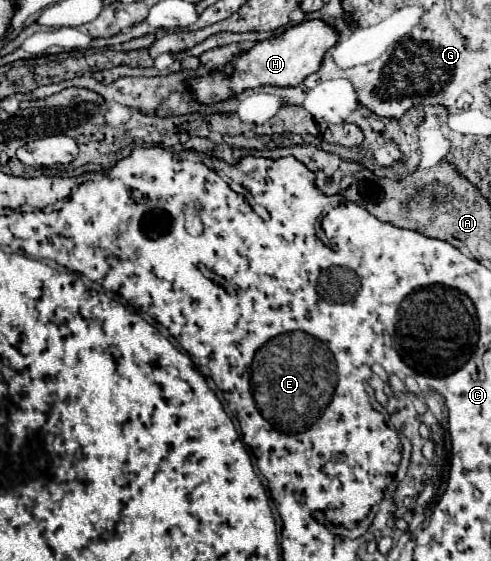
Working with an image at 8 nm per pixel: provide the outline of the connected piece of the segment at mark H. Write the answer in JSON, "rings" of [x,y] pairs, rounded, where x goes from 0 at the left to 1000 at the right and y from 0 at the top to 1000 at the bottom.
{"rings":[[[629,34],[609,45],[597,45],[523,80],[515,80],[507,91],[491,94],[479,105],[479,130],[470,137],[413,137],[413,141],[389,141],[385,159],[397,166],[401,180],[409,184],[442,184],[462,176],[475,166],[491,166],[507,155],[532,155],[532,152],[568,152],[568,155],[597,155],[609,152],[625,134],[650,127],[662,94],[690,73],[690,59],[678,45],[666,45],[658,34]]]}

